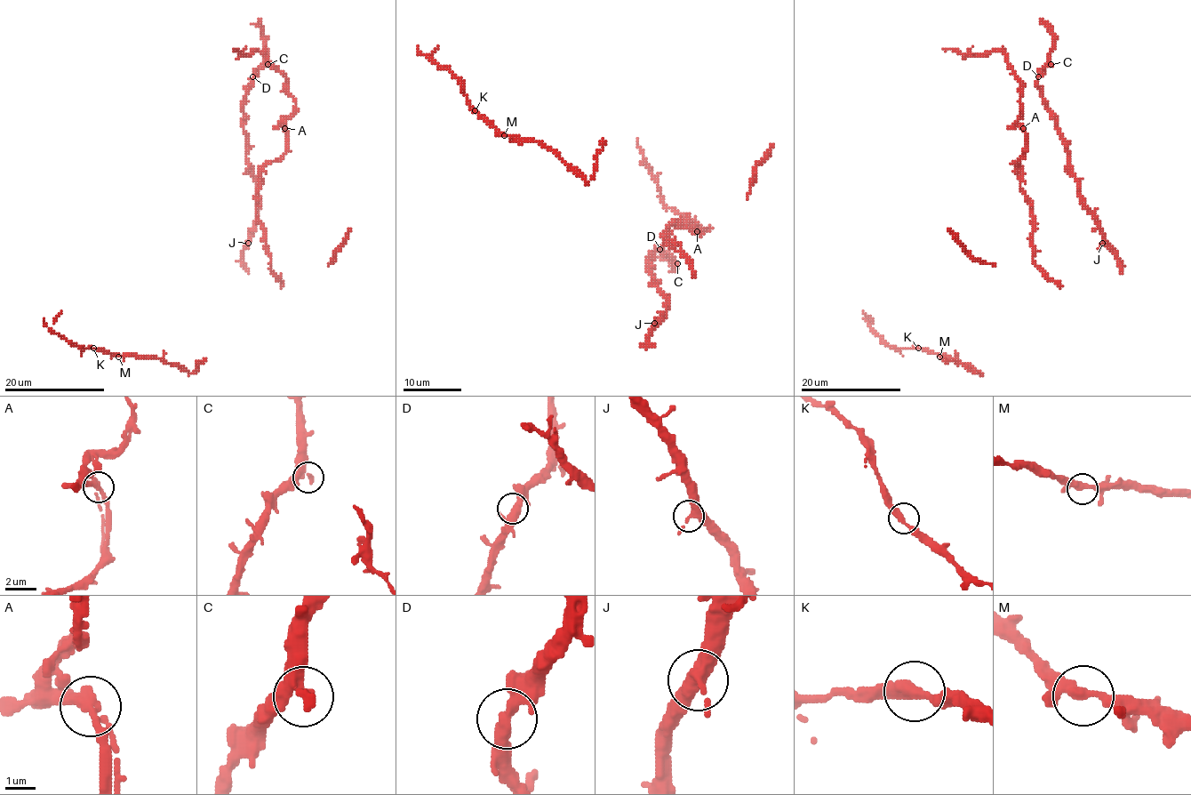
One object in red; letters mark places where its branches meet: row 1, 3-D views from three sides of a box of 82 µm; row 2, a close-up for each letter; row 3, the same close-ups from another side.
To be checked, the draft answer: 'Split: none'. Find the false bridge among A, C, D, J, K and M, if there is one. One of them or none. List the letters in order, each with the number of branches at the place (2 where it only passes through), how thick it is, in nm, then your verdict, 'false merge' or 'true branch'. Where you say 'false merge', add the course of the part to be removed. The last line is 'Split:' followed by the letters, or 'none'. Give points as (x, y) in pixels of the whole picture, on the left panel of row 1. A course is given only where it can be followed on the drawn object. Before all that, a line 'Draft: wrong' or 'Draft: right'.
Draft: right
A: branches 3; calibre 280 nm; true branch
C: branches 3; calibre 200 nm; true branch
D: branches 3; calibre 360 nm; true branch
J: branches 3; calibre 320 nm; true branch
K: branches 2; calibre 320 nm; true branch
M: branches 3; calibre 280 nm; true branch
Split: none

